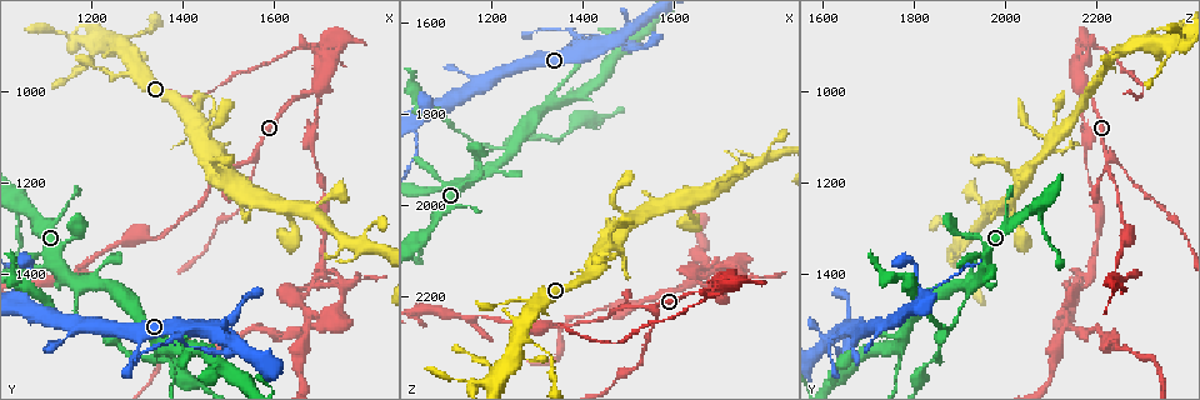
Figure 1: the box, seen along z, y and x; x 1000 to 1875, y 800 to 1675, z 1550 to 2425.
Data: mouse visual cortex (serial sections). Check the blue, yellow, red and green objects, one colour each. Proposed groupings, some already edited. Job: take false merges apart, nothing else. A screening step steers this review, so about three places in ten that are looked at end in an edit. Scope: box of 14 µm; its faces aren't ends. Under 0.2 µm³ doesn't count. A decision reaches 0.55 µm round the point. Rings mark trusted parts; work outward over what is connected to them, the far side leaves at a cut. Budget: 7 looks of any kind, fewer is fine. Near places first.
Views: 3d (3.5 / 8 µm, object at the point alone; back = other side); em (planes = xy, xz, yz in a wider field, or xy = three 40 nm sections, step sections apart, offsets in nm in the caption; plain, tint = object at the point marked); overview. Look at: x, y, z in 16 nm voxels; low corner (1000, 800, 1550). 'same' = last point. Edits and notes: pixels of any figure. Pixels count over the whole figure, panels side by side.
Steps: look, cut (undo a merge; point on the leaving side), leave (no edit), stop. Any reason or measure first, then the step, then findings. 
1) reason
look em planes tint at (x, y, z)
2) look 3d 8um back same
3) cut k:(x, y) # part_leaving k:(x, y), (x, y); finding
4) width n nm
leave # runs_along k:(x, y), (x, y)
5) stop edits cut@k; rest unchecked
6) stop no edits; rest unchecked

two arms in line, one across
look 3d 8um at (1400, 1520, 1665)

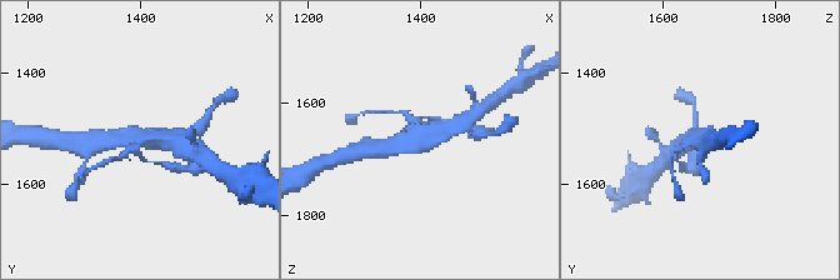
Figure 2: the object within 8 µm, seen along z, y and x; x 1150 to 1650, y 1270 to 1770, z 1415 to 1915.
arms 3; arm_widths 150, 300, 450 nm
look em planes tint at (1400, 1515, 1670)

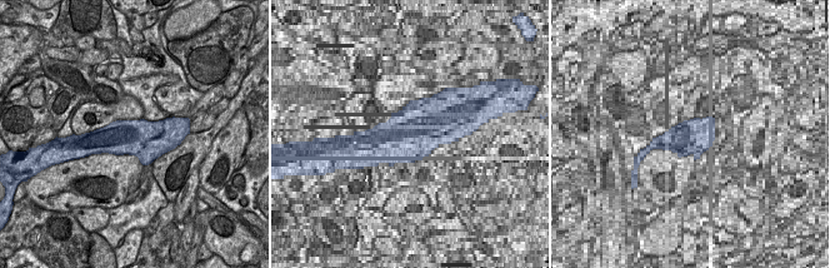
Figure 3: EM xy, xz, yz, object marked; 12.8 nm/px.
leave # runs_along 2:(385, 149), (420, 143), (455, 126); one cell here

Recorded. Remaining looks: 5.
three arms meet
look 3d 3.5um at (1635, 1270, 2005)

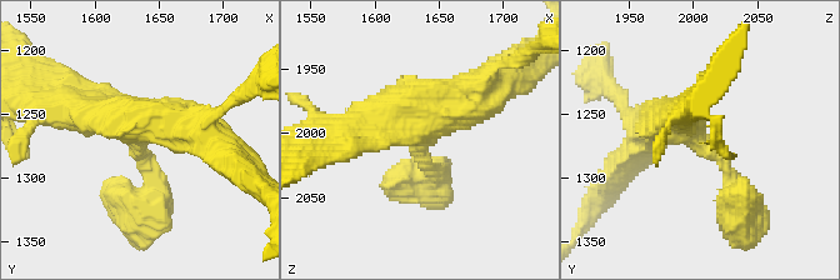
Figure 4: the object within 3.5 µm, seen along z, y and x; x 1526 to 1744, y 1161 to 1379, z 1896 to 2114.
need the tissue
look em xy step 3 tint at (1634, 1268, 2006)

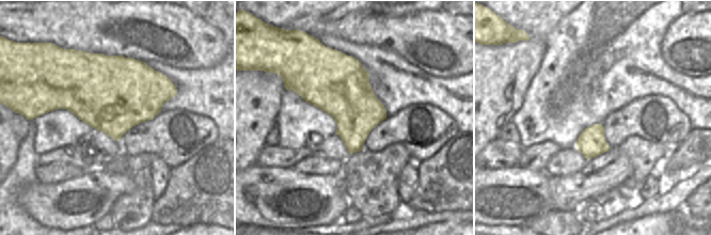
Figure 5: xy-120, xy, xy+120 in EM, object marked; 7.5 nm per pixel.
arm_widths 200, 350, 500 nm
leave # all the same cell

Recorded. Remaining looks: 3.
three-way junction
look 3d 3.5um at (1565, 1135, 2215)

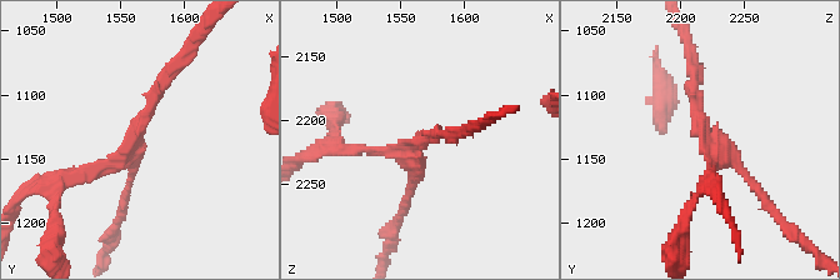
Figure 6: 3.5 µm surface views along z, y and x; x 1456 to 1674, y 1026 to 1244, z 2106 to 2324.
arms 3; arm_widths 100, 150, 150 nm; now the EM
look em xy step 3 tint at (1562, 1136, 2222)

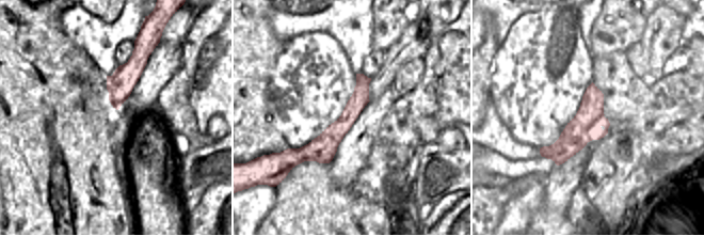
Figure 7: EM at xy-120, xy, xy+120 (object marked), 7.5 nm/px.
cut 6:(765, 199) # part_leaving 6:(740, 165), (778, 220), (816, 254); two cells meet here

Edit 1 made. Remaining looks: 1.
stop edits cut@6; rest unchecked

